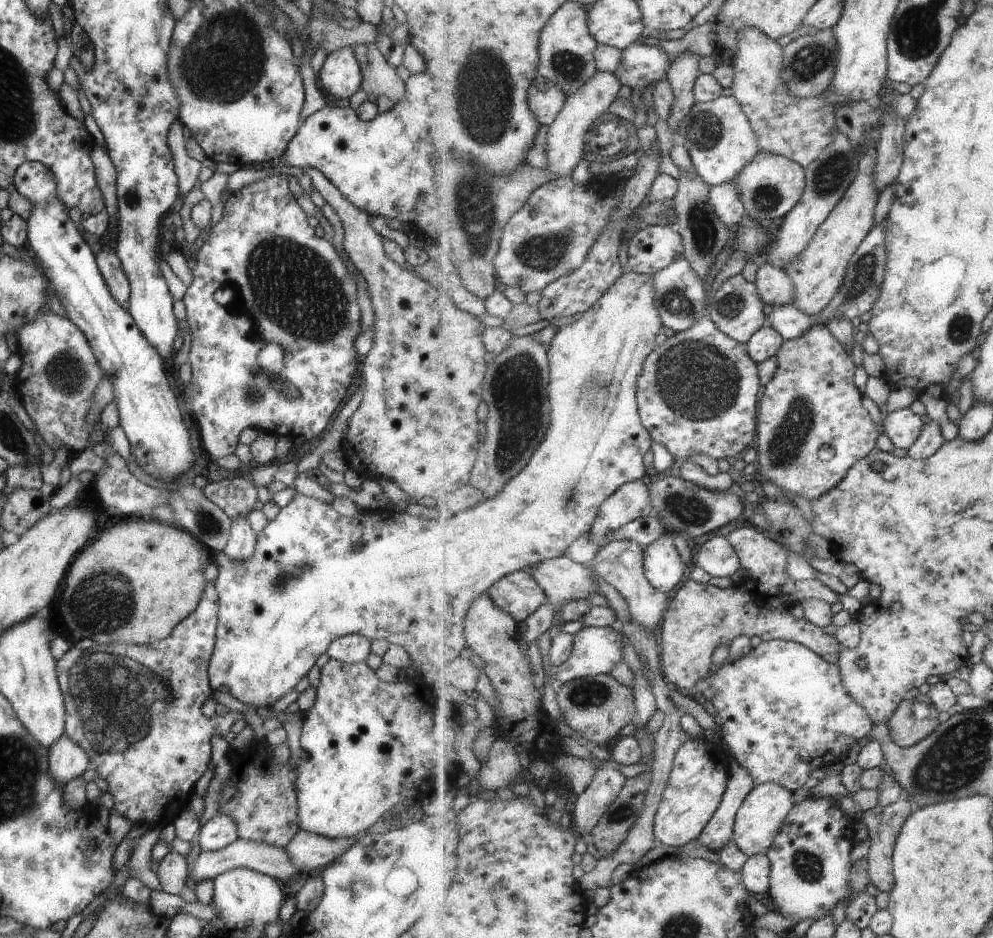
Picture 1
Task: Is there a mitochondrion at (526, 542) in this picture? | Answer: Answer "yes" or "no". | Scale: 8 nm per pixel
no

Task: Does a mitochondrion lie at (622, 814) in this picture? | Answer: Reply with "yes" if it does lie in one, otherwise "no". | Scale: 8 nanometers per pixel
yes

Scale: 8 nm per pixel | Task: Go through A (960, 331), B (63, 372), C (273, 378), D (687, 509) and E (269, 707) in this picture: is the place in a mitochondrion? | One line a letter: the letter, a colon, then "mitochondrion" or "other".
A: mitochondrion
B: mitochondrion
C: other
D: mitochondrion
E: other

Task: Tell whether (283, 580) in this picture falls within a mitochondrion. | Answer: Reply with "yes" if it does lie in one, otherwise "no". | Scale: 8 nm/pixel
yes

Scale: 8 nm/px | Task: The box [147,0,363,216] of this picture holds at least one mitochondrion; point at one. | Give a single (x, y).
(224, 61)

